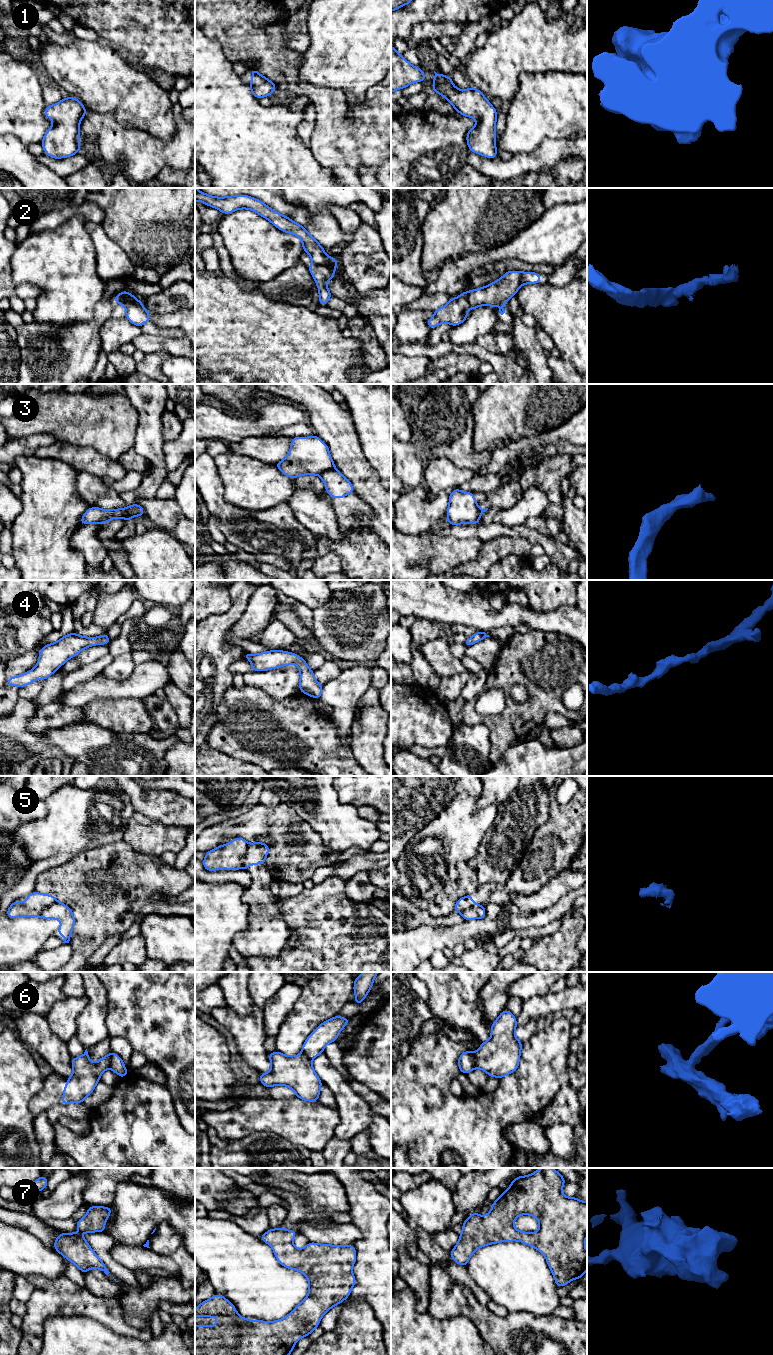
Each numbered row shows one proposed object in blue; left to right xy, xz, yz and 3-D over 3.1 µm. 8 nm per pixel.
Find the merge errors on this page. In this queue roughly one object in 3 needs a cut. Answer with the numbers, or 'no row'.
2, 3, 5, 6

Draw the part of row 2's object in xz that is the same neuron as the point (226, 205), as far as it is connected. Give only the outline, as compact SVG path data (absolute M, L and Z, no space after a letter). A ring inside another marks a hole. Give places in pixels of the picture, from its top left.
M195 188L195 202L220 210L223 214L232 213L238 209L250 209L269 220L280 231L298 236L303 245L303 251L307 252L313 264L337 268L337 259L328 257L322 247L307 230L290 218L274 211L262 201L248 195L233 195L228 197L214 197Z

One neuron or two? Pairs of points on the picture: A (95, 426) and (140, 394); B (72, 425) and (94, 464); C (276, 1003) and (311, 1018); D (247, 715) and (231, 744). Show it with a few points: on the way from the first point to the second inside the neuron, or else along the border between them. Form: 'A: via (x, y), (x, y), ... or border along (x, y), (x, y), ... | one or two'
A: border along (125, 395), (136, 411), (137, 423) | two
B: border along (61, 440), (75, 445), (91, 446), (105, 456) | two
C: border along (300, 987), (301, 994), (279, 1029) | two
D: via (247, 722), (247, 728), (238, 737) | one

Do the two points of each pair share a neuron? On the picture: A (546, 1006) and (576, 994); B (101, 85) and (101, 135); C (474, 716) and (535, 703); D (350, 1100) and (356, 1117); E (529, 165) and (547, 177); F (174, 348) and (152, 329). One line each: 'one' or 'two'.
A: one
B: two
C: one
D: one
E: two
F: two

